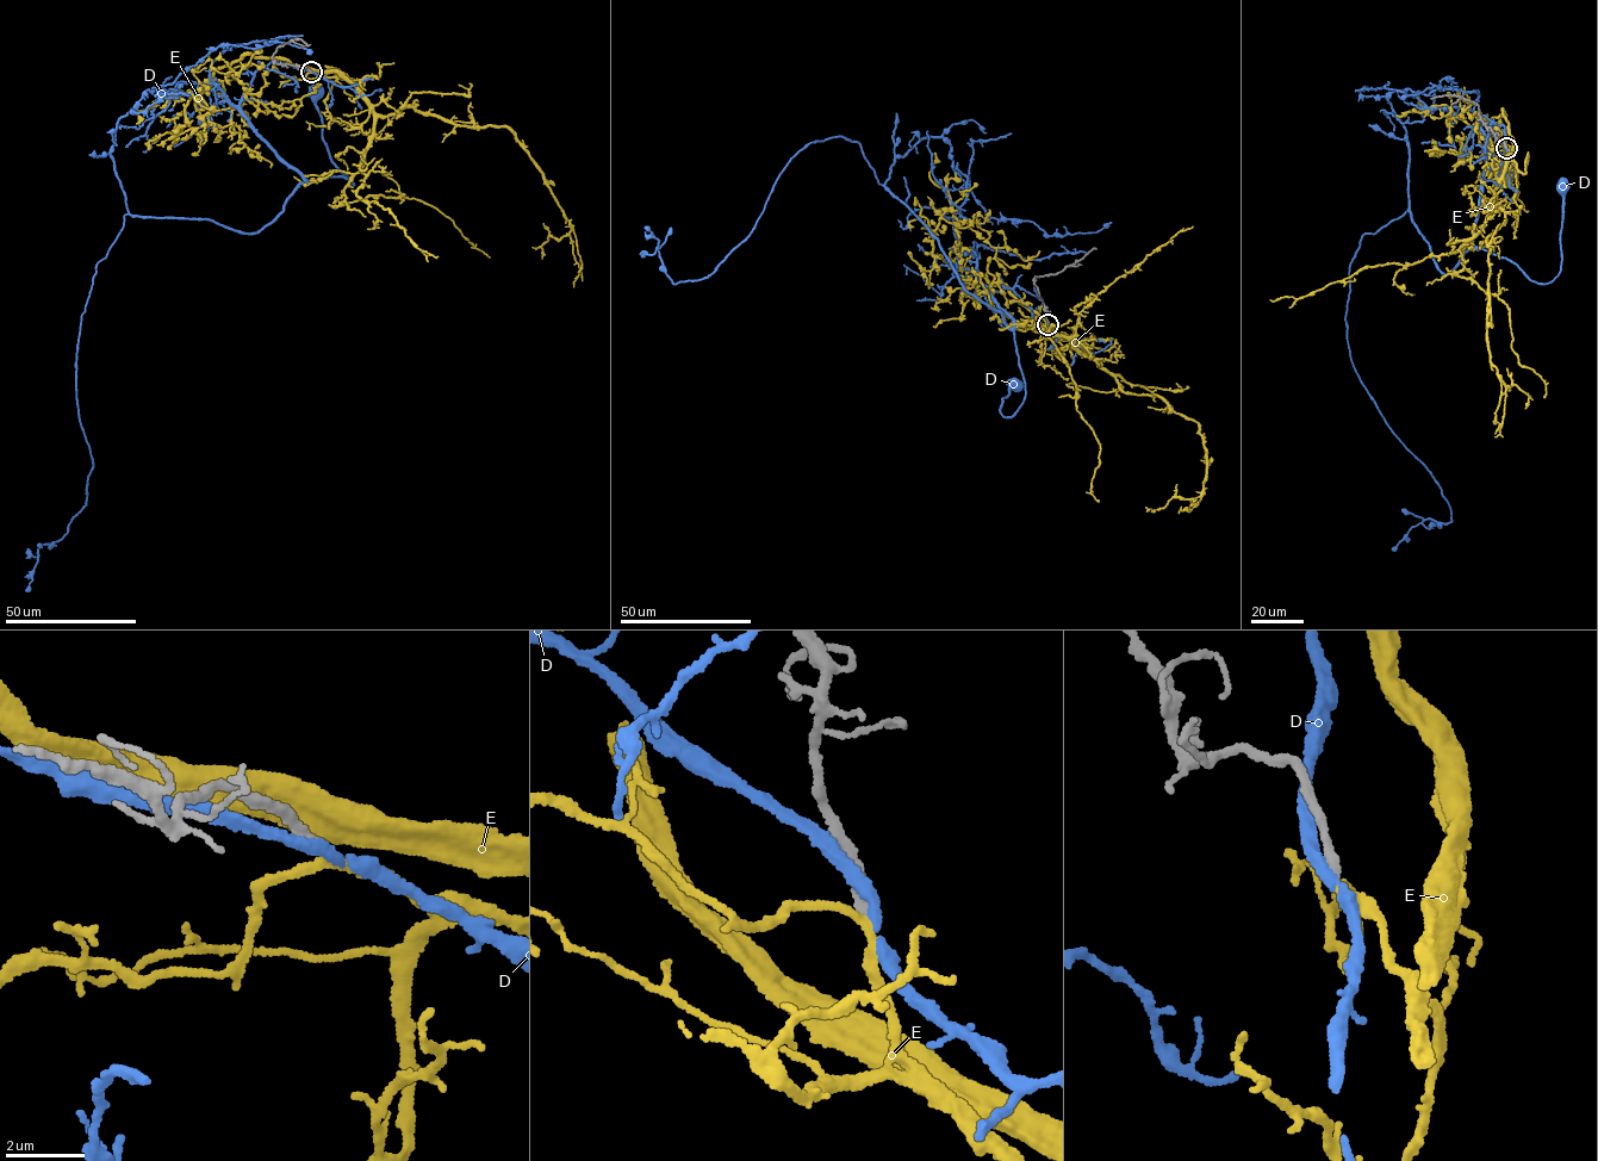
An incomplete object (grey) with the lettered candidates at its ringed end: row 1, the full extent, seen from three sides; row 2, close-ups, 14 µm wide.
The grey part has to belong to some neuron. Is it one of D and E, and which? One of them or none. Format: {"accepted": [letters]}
{"accepted": []}

